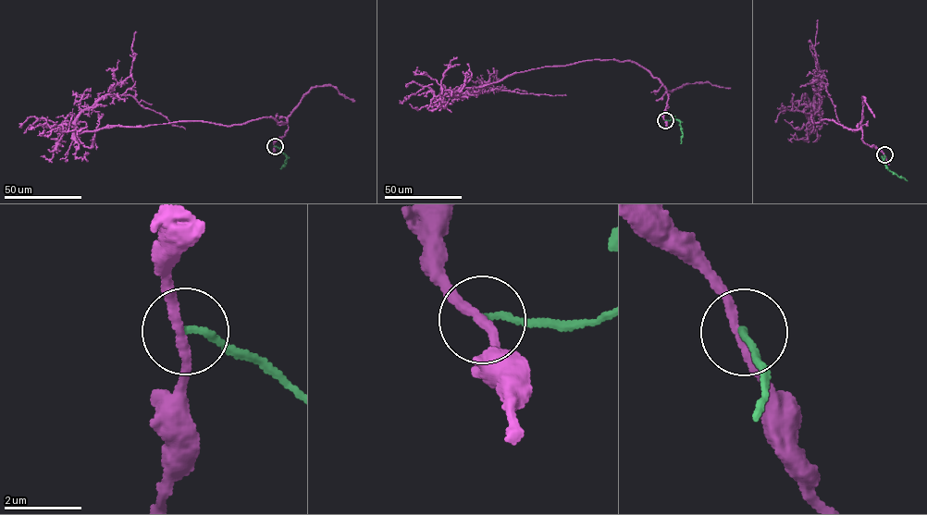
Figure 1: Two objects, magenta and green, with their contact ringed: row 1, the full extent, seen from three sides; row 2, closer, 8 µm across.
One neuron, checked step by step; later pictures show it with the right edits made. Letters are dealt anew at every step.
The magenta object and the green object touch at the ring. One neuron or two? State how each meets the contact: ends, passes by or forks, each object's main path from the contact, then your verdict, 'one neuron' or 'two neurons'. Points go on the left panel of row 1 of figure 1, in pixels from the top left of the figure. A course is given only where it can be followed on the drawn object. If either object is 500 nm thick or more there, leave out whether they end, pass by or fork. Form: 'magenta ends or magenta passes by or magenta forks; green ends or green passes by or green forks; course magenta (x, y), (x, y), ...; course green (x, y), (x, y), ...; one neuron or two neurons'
magenta passes by; green ends; course magenta (275, 146), (288, 125), (271, 116), (115, 126), (73, 137), (75, 119), (107, 94), (130, 94), (185, 129); course green (275, 146), (287, 158), (280, 169); two neurons

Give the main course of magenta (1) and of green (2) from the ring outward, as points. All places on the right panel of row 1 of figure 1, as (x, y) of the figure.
1: (884, 154), (860, 128), (814, 123), (811, 112), (809, 119), (821, 80), (839, 125)
2: (884, 154), (887, 168), (907, 180)

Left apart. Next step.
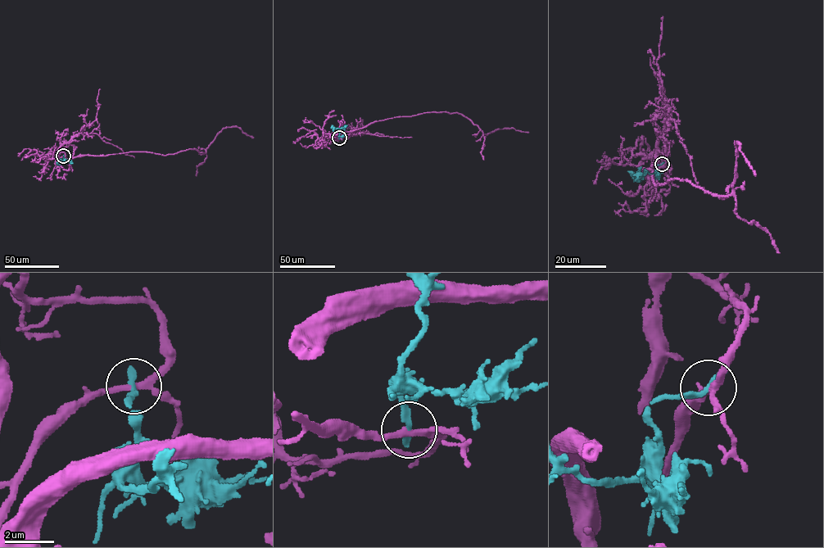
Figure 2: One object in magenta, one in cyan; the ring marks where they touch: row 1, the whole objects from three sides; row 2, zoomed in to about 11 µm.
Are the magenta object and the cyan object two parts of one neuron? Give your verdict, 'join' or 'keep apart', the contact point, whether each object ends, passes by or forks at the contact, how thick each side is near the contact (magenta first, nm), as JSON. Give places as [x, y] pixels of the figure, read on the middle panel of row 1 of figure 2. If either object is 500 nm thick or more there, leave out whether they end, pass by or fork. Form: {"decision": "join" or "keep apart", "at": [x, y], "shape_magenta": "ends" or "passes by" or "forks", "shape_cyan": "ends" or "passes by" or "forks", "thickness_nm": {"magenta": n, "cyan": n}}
{"decision": "keep apart", "at": [339, 138], "shape_magenta": "forks", "shape_cyan": "ends", "thickness_nm": {"magenta": 220, "cyan": 320}}

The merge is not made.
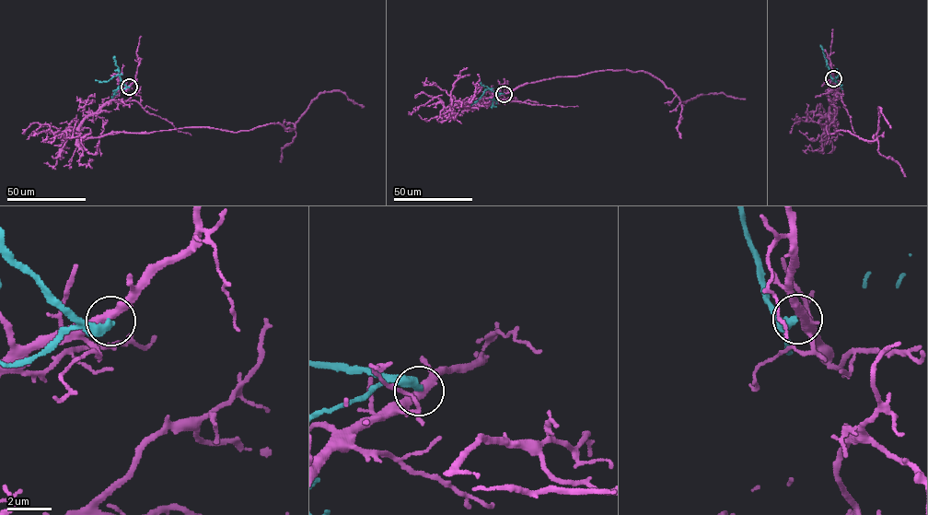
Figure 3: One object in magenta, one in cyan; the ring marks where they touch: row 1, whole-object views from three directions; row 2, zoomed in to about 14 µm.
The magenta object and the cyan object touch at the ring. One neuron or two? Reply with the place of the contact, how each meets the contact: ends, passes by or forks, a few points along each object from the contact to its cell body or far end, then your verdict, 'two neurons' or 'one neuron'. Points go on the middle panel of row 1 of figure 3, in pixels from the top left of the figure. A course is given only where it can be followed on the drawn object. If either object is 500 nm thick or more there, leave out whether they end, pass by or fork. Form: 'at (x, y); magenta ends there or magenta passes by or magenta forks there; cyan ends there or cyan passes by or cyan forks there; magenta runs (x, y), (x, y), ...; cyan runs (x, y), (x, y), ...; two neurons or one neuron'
at (504, 94); magenta passes by; cyan ends there; magenta runs (504, 94), (492, 103), (463, 106), (526, 83), (612, 70), (651, 74), (680, 102), (723, 93), (746, 99); cyan runs (504, 94), (485, 89), (470, 105); two neurons

